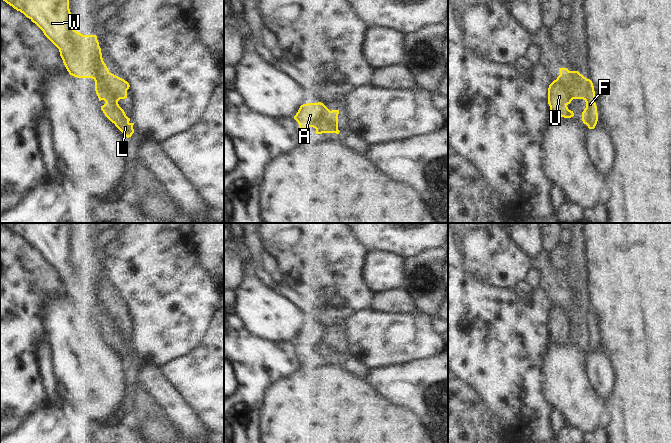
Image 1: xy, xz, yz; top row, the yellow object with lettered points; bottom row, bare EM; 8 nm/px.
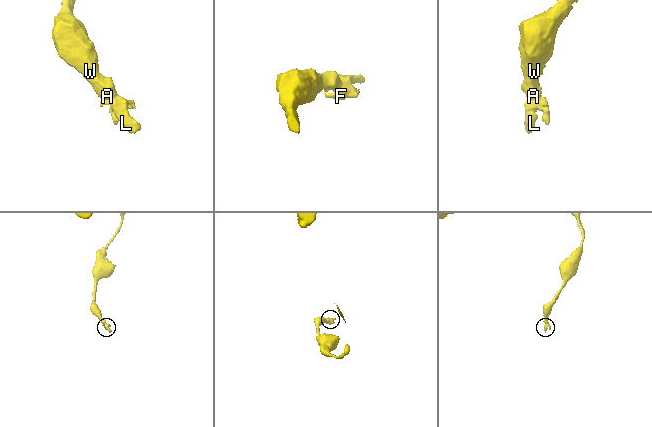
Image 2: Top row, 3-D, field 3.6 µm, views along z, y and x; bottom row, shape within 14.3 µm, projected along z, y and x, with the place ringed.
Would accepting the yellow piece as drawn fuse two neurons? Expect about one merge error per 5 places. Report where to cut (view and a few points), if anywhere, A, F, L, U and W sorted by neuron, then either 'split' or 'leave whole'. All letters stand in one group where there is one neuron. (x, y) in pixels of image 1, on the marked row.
no cut; A F L U W; leave whole

